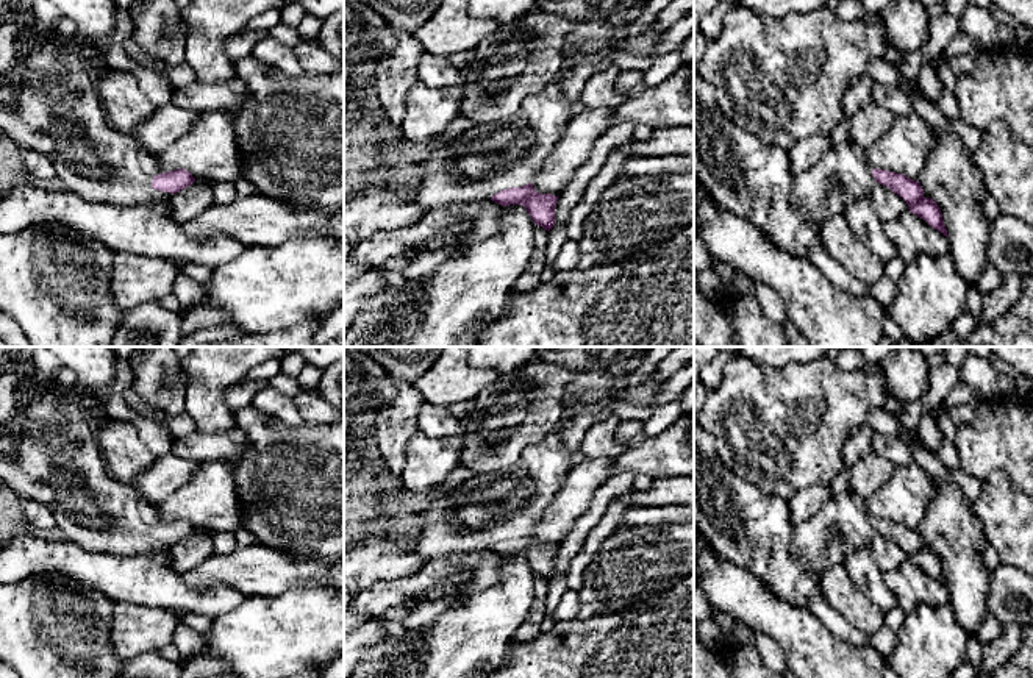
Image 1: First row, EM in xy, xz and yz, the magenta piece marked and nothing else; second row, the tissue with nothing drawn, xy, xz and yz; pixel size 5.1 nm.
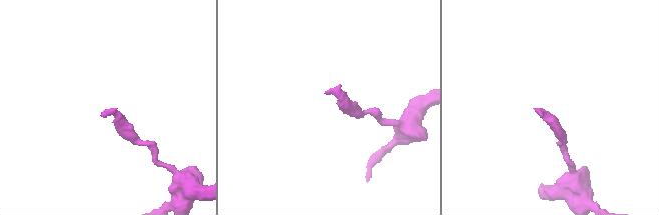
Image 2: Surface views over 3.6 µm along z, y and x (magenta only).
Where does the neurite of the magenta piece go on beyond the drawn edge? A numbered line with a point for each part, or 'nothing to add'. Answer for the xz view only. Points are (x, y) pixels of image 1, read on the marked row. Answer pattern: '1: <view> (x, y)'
1: xz (488, 158)

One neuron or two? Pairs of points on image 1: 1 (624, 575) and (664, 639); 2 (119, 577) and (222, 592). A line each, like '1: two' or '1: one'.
1: two
2: one

